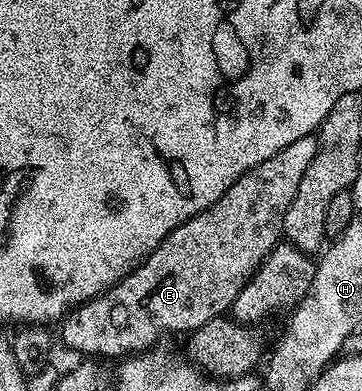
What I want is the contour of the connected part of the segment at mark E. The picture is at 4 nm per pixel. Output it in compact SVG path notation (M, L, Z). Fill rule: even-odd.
M317 136L301 137L296 139L296 143L288 143L284 151L272 155L272 159L264 159L264 163L240 175L240 179L236 179L236 183L232 183L232 187L228 187L228 191L224 191L212 207L176 227L176 231L167 235L160 247L145 257L126 278L117 281L106 293L66 314L60 322L63 343L94 359L122 359L155 348L165 333L189 335L204 323L223 316L233 306L236 295L240 295L260 263L264 263L266 256L283 240L284 215L288 207L292 207L292 199L296 199L296 191L300 188L300 179L304 179L304 171L308 171L308 163L312 163L317 150Z

